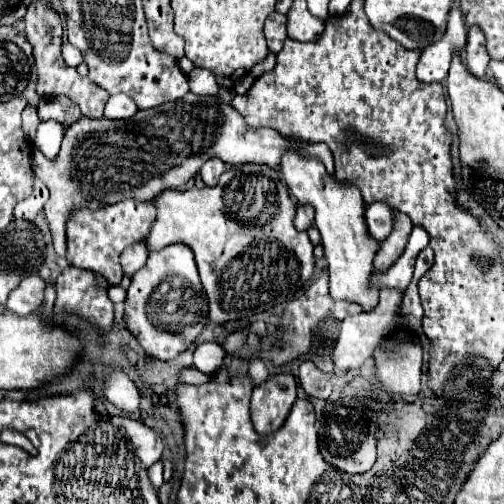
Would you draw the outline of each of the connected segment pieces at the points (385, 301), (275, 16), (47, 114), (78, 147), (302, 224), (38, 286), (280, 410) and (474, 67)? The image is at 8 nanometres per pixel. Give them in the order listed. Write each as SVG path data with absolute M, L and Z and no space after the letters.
M384 289L384 293L380 293L378 305L370 313L362 311L360 315L352 315L340 323L340 337L338 337L338 343L334 349L336 369L360 369L362 363L372 357L374 347L380 343L384 333L388 333L392 327L396 327L396 313L398 313L400 301L402 301L400 291Z
M272 13L268 19L266 19L266 25L264 25L264 35L266 35L266 41L268 41L268 49L272 53L278 53L282 49L282 43L288 35L288 19L286 15L282 13Z
M44 99L44 101L40 101L40 105L38 105L38 117L42 121L56 119L56 121L64 123L64 111L62 111L62 107L60 107L60 103L56 99Z
M186 93L182 99L164 103L162 107L140 109L134 117L122 119L122 121L82 117L66 129L62 147L54 159L44 157L42 151L34 147L30 163L32 163L34 175L50 191L50 199L44 205L44 213L52 231L54 249L58 255L66 255L68 245L64 235L64 223L68 223L68 211L72 209L76 211L76 207L96 211L100 207L118 203L120 199L150 201L164 189L178 189L186 185L200 171L202 163L212 157L220 157L228 165L264 163L274 170L279 170L282 155L286 155L286 151L290 151L292 147L290 143L296 143L296 141L280 135L274 129L256 129L256 131L248 129L240 113L230 103L218 101L216 97L210 97L210 95Z
M298 205L296 207L296 215L294 215L294 227L298 231L308 229L314 223L314 211L312 205Z
M28 275L8 297L6 311L12 311L16 315L30 315L38 309L38 305L44 299L44 287L46 283L38 275Z
M280 373L266 379L260 387L254 389L250 411L254 429L260 435L276 431L296 401L296 379L292 373Z
M476 25L468 29L464 57L466 57L468 71L476 77L484 77L488 63L490 63L490 55L488 55L488 49L486 49L486 37L480 31L480 27L476 27Z

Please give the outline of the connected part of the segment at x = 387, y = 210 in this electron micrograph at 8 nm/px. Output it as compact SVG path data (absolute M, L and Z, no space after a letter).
M372 203L366 207L366 227L368 233L376 239L382 241L392 227L392 207L386 203Z

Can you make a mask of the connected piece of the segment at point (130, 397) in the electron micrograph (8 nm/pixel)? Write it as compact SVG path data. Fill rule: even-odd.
M114 373L108 381L108 387L104 391L106 399L110 403L114 403L116 407L124 409L124 411L136 411L138 403L140 403L140 393L138 387L134 385L134 381L124 375L124 373Z

